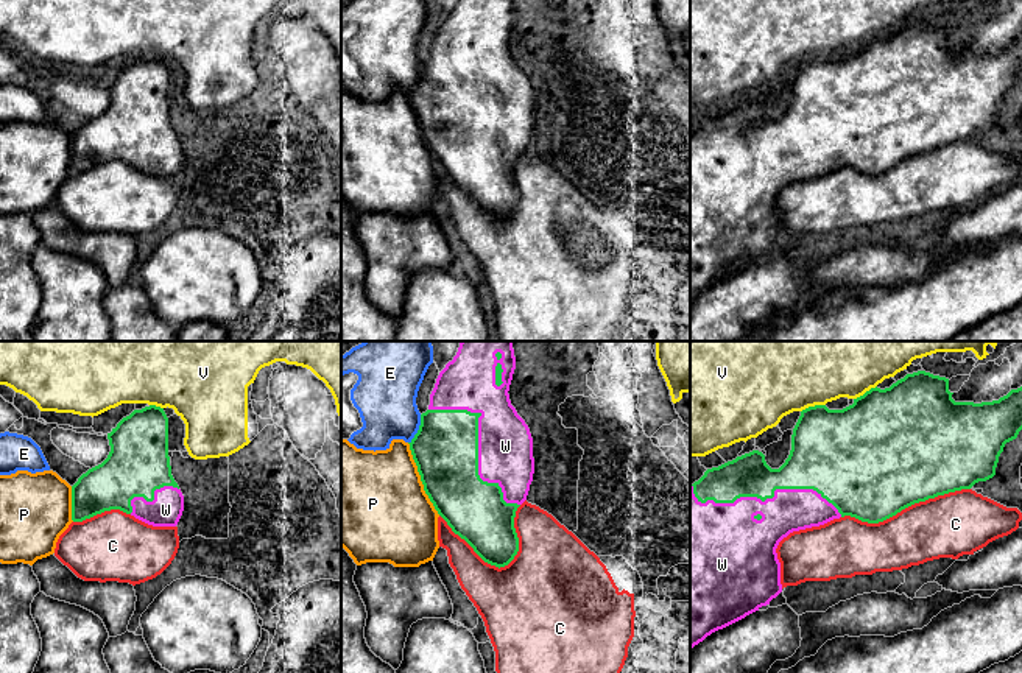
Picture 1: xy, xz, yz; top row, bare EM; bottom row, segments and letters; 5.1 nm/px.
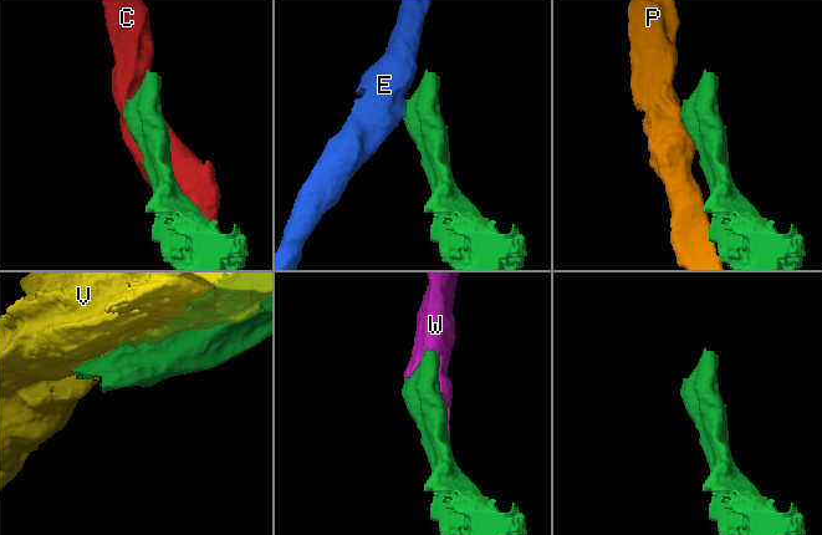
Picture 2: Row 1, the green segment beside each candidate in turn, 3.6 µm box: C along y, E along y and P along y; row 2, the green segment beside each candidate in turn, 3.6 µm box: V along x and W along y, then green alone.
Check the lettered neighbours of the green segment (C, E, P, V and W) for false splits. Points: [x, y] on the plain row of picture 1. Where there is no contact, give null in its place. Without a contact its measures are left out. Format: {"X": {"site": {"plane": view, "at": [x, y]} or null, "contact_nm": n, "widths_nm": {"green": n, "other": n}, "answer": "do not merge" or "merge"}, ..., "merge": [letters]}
{"C": {"site": {"plane": "xz", "at": [479, 206]}, "contact_nm": 460, "widths_nm": {"green": 300, "other": 300}, "answer": "do not merge"}, "E": {"site": {"plane": "xz", "at": [419, 80]}, "contact_nm": 170, "widths_nm": {"green": 340, "other": 320}, "answer": "do not merge"}, "P": {"site": {"plane": "xz", "at": [421, 130]}, "contact_nm": 420, "widths_nm": {"green": 340, "other": 480}, "answer": "do not merge"}, "V": {"site": {"plane": "yz", "at": [812, 58]}, "contact_nm": 130, "widths_nm": {"green": 440, "other": 360}, "answer": "do not merge"}, "W": {"site": {"plane": "yz", "at": [765, 150]}, "contact_nm": 800, "widths_nm": {"green": 220, "other": 300}, "answer": "merge"}, "merge": ["W"]}

